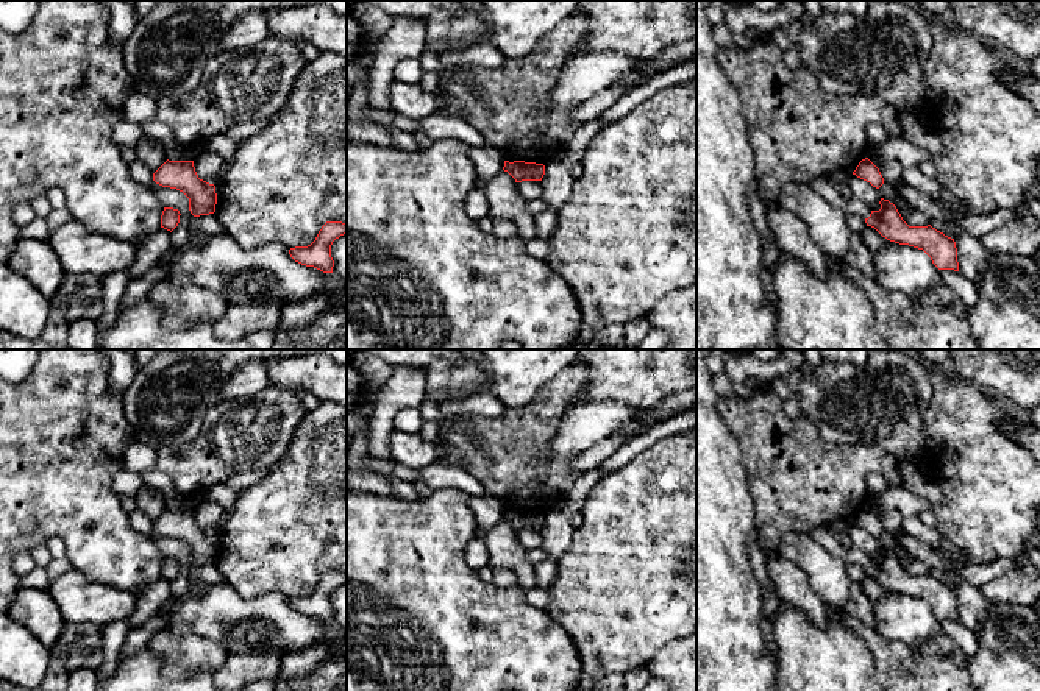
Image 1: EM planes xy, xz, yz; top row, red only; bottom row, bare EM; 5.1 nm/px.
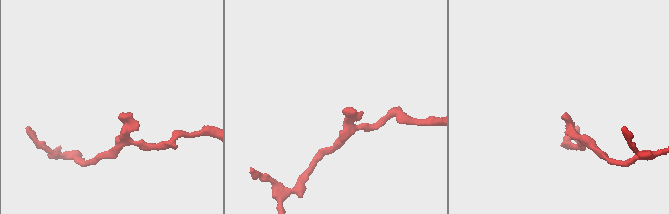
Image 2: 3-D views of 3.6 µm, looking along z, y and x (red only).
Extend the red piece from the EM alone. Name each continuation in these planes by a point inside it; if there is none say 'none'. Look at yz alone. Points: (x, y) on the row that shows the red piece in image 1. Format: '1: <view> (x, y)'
1: yz (828, 189)

